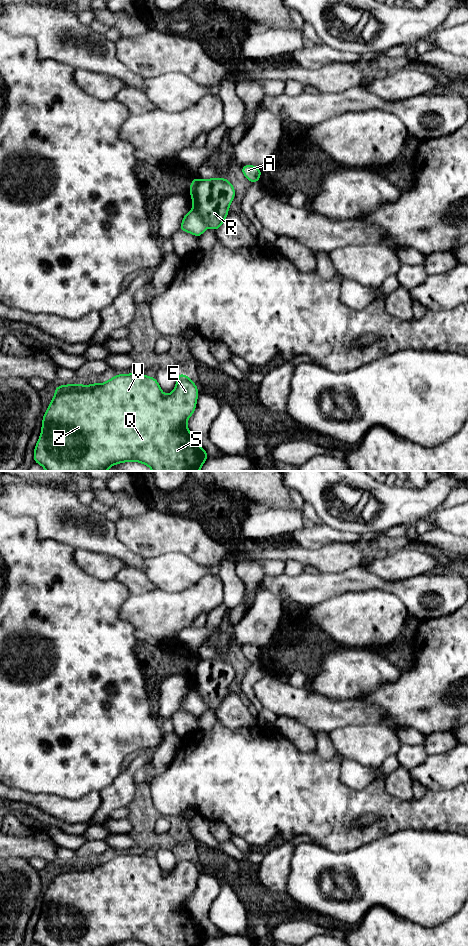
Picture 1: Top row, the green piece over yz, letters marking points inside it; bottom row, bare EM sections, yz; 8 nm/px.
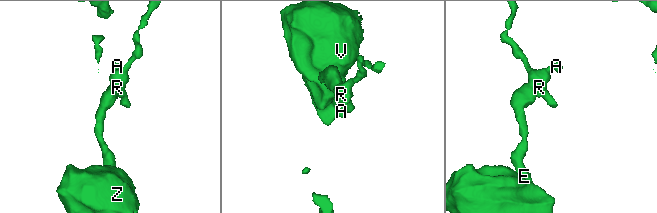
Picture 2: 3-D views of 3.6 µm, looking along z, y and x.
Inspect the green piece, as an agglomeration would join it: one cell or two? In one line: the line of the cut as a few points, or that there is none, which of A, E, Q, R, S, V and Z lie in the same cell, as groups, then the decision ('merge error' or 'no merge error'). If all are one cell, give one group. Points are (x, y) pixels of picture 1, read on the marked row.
cut in yz along (193, 208), (207, 226); A R / E Q S V Z; merge error

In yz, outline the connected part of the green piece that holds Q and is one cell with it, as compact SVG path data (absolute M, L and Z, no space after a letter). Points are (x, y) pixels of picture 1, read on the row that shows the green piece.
M182 372L179 373L176 386L172 393L164 396L155 377L147 377L144 374L119 374L107 382L93 383L85 386L82 384L59 385L55 389L54 398L50 402L46 413L43 415L42 430L40 438L35 445L34 462L40 464L46 471L106 471L114 464L128 461L136 461L150 467L153 471L199 471L203 463L208 459L206 451L194 440L187 428L187 419L191 417L196 409L198 398L197 385Z

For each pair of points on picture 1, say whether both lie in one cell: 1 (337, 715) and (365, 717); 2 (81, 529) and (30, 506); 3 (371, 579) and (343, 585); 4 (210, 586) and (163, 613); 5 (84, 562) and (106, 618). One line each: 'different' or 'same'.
1: same
2: same
3: same
4: same
5: different

